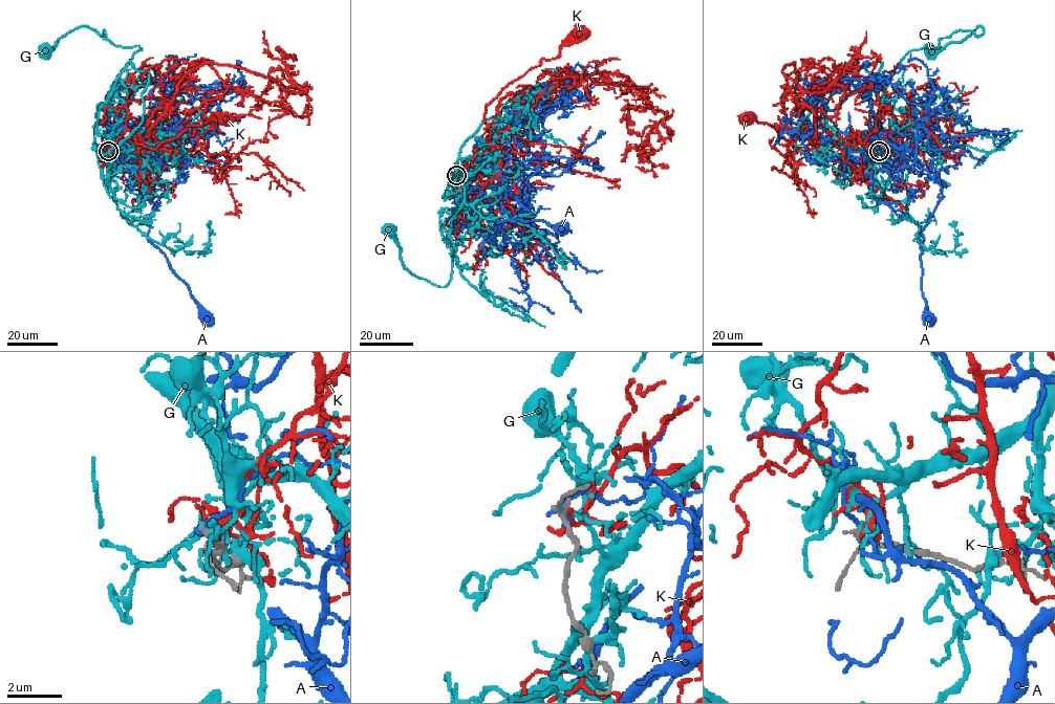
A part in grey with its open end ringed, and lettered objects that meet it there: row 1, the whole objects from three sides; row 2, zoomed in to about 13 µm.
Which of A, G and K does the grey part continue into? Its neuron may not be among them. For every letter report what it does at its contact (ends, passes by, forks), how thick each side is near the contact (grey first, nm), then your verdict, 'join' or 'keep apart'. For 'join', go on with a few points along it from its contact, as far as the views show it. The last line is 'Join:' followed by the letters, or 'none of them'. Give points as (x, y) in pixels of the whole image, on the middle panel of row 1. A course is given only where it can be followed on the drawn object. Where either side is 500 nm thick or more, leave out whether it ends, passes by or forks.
A: it ends | 180/200 nm | keep apart
G: it passes by | 180/100 nm | keep apart
K: it passes by | 180/120 nm | keep apart
Join: none of them

